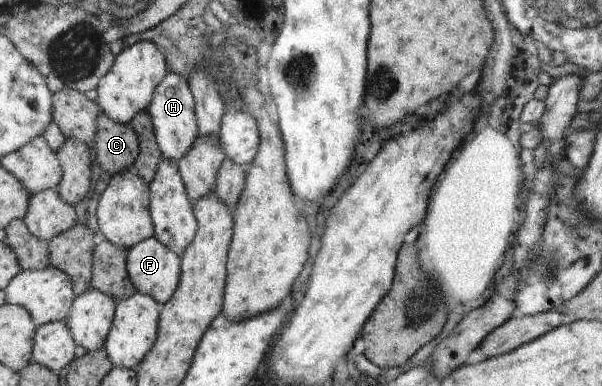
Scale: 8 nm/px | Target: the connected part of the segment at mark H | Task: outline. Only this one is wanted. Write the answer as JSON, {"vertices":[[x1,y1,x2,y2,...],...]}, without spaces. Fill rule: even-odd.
{"vertices":[[168,71,161,83,155,88,155,93,148,107,157,145,163,159,169,159,176,164,183,159,183,155,193,147,199,134,197,118,194,112,194,97,188,81,181,75]]}

